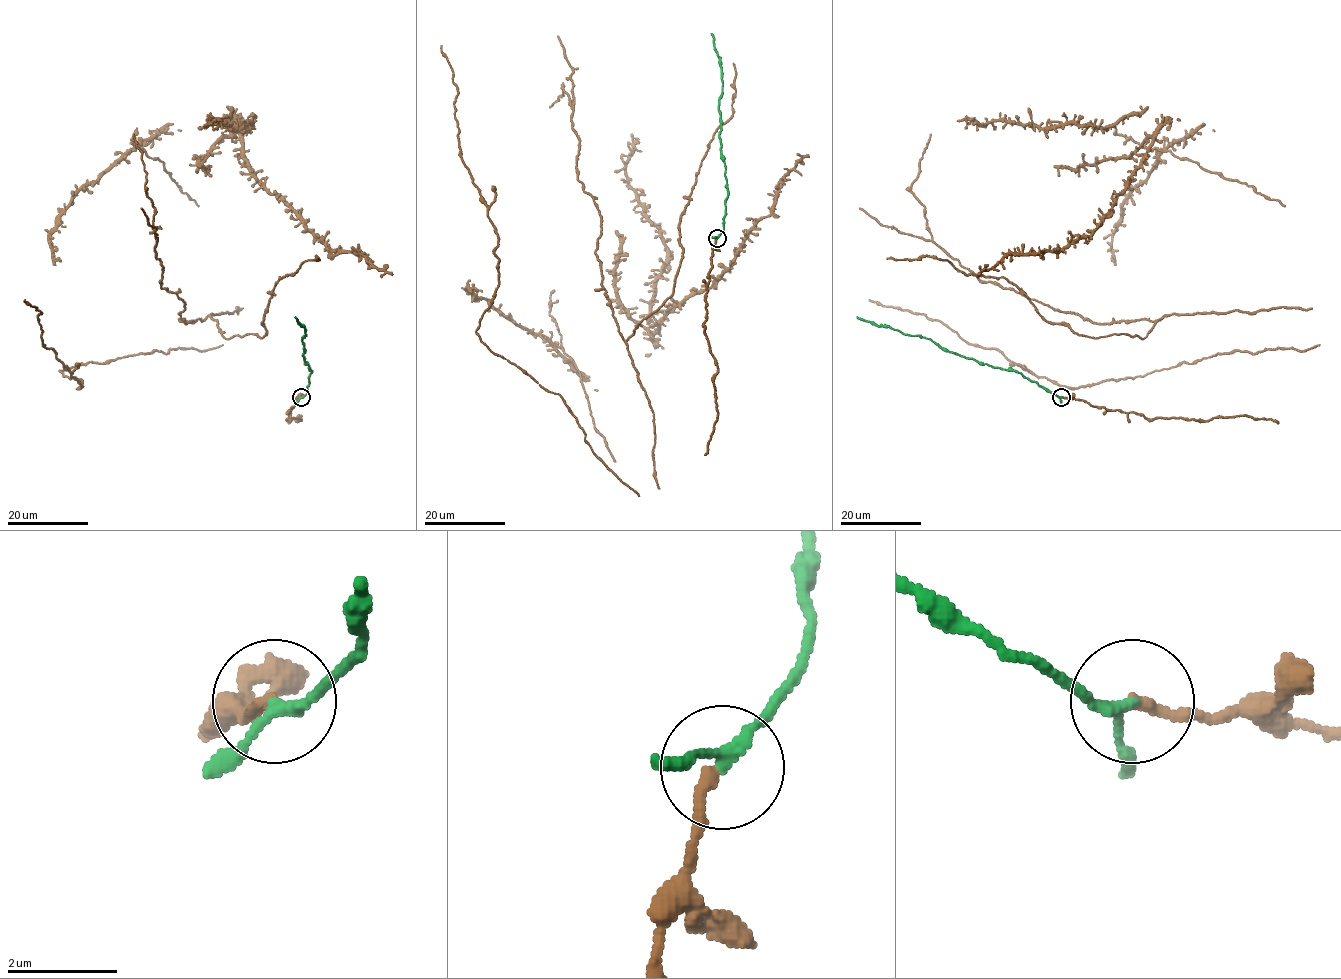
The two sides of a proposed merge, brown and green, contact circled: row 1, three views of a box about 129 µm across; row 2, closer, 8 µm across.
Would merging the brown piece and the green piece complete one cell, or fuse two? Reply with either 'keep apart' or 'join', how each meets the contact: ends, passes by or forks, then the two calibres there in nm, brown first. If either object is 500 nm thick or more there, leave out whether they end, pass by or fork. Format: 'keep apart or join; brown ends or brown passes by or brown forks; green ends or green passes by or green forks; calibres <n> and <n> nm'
join; brown ends; green passes by; calibres 200 and 180 nm

